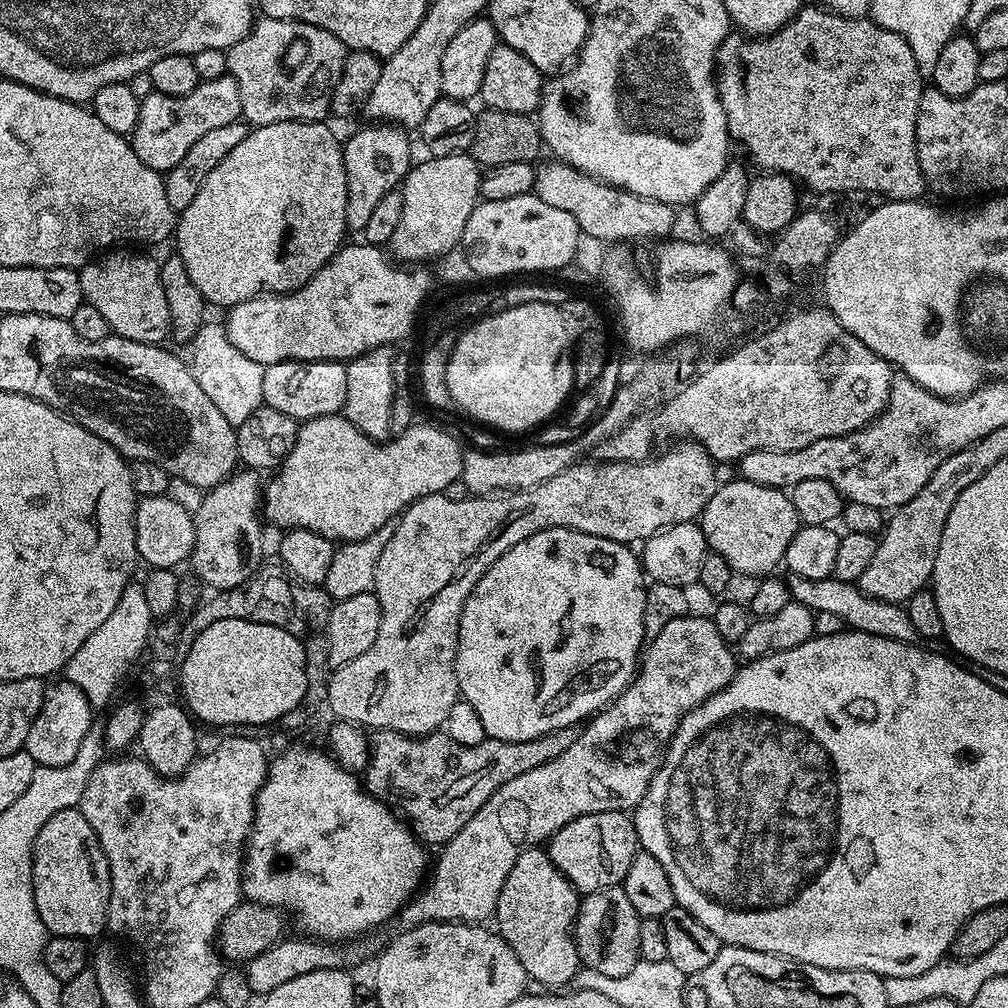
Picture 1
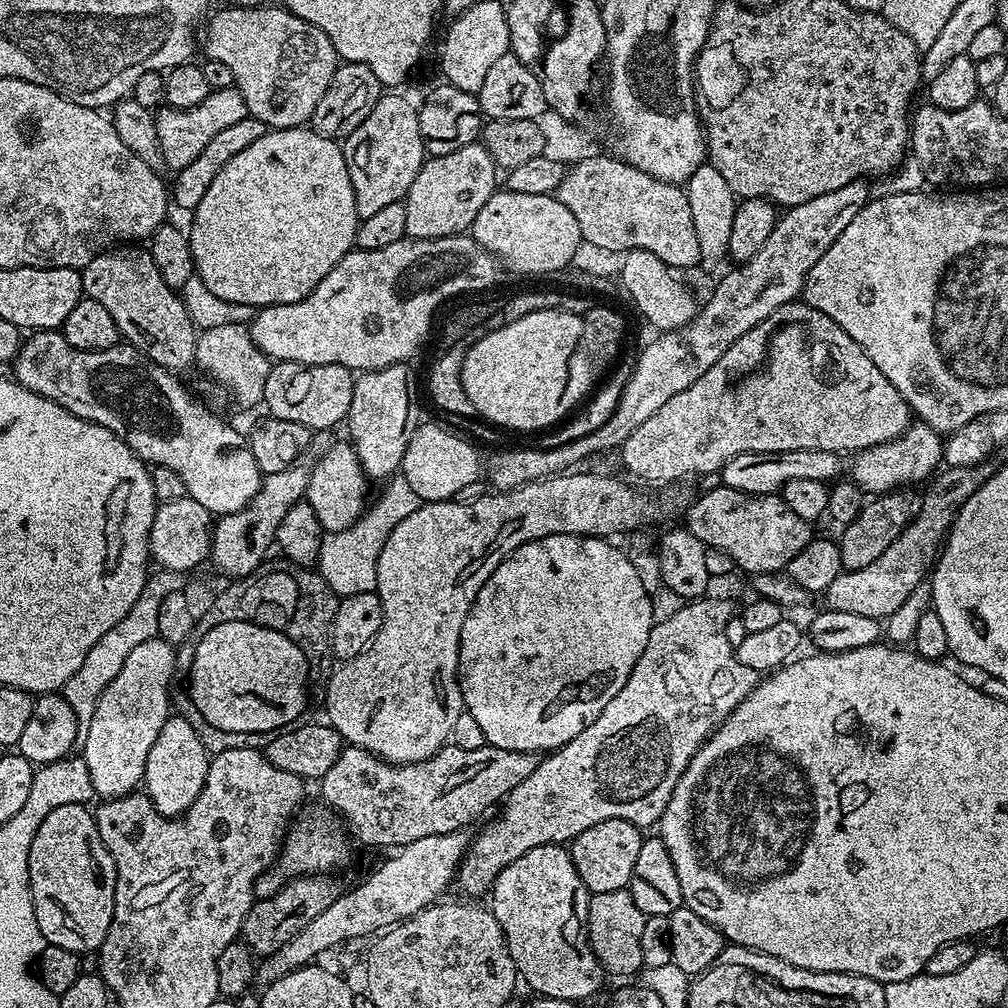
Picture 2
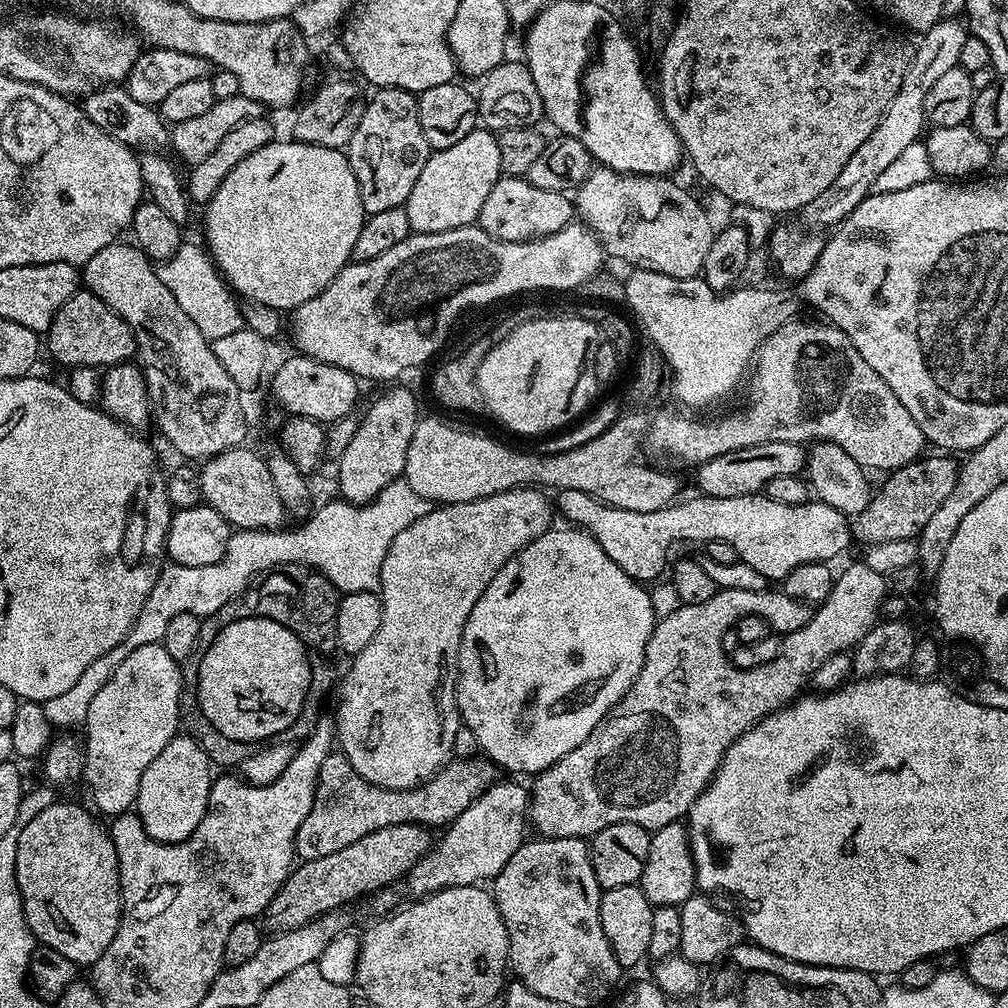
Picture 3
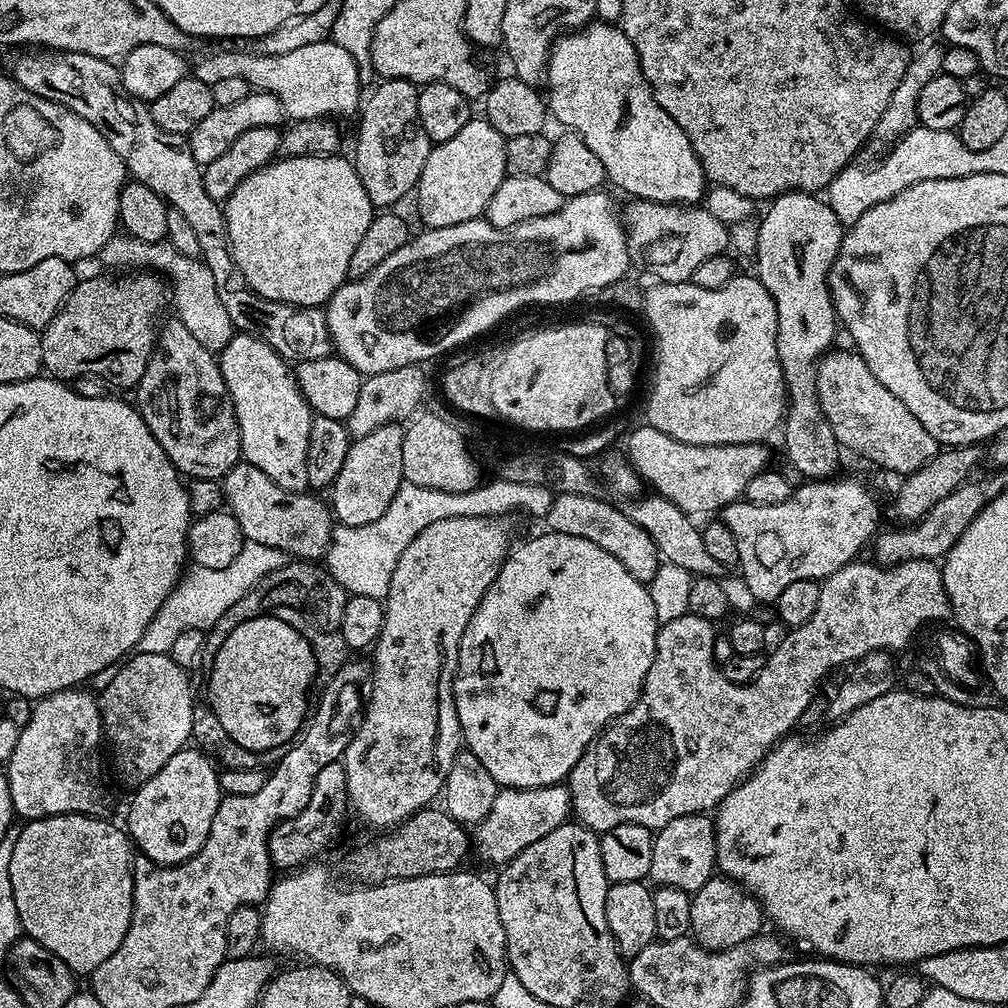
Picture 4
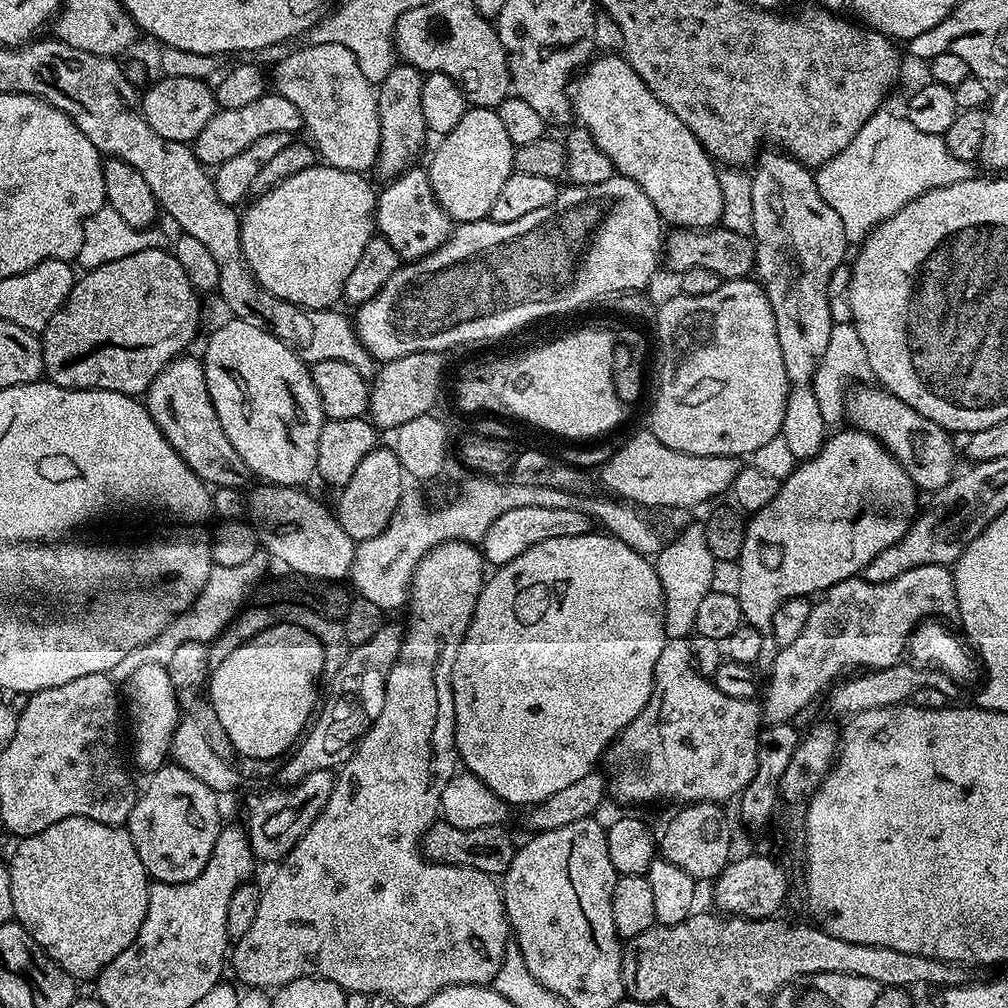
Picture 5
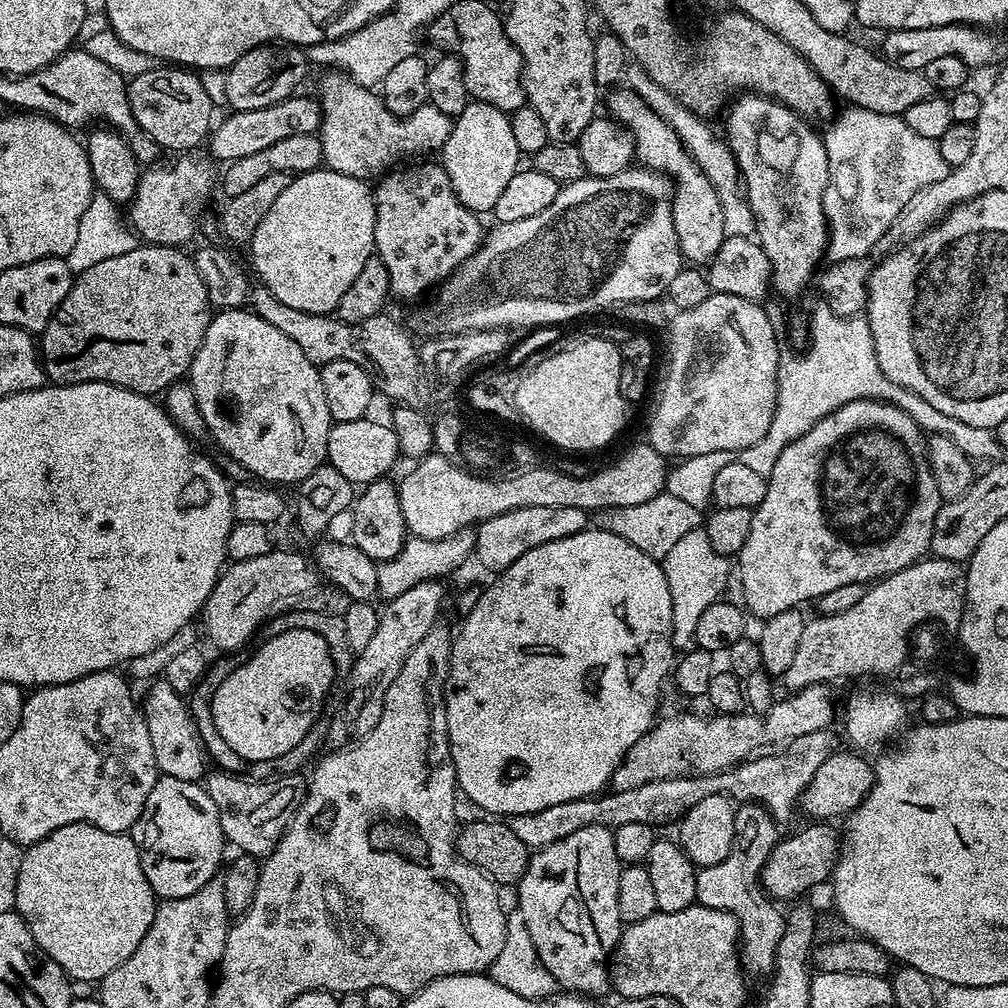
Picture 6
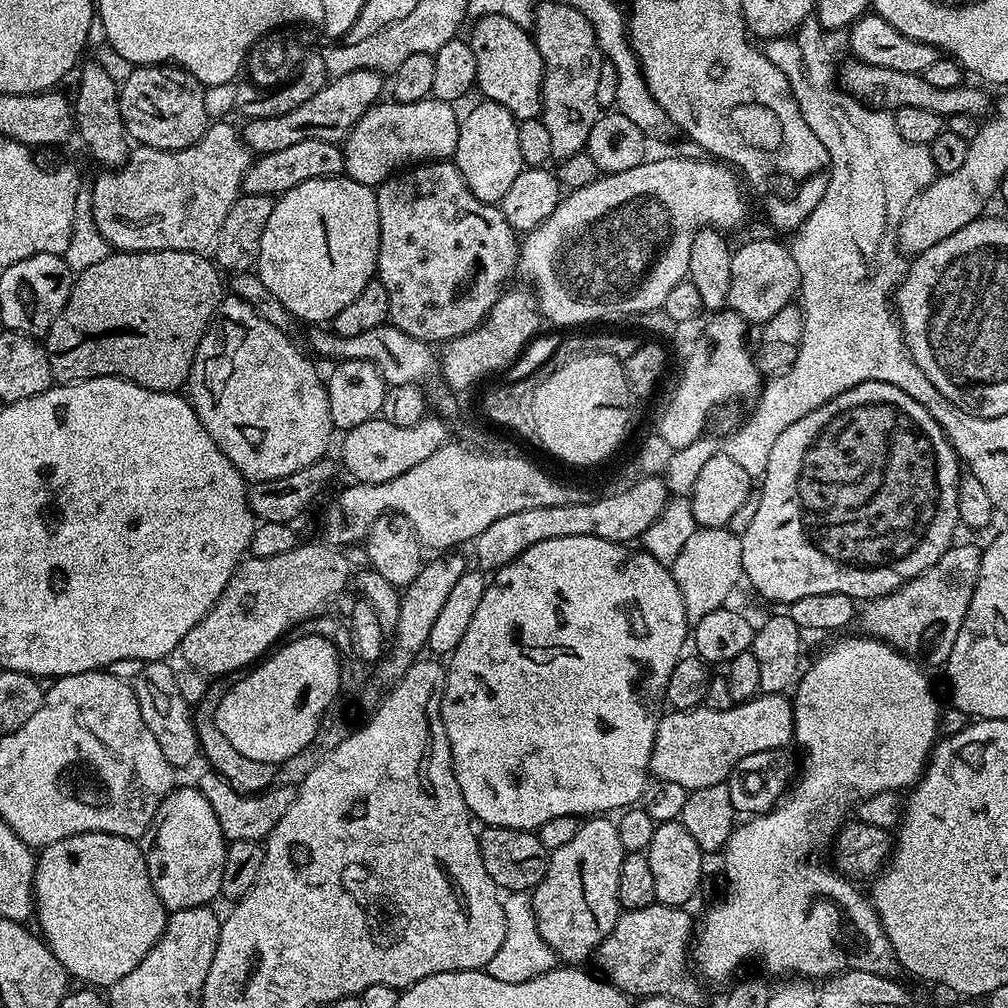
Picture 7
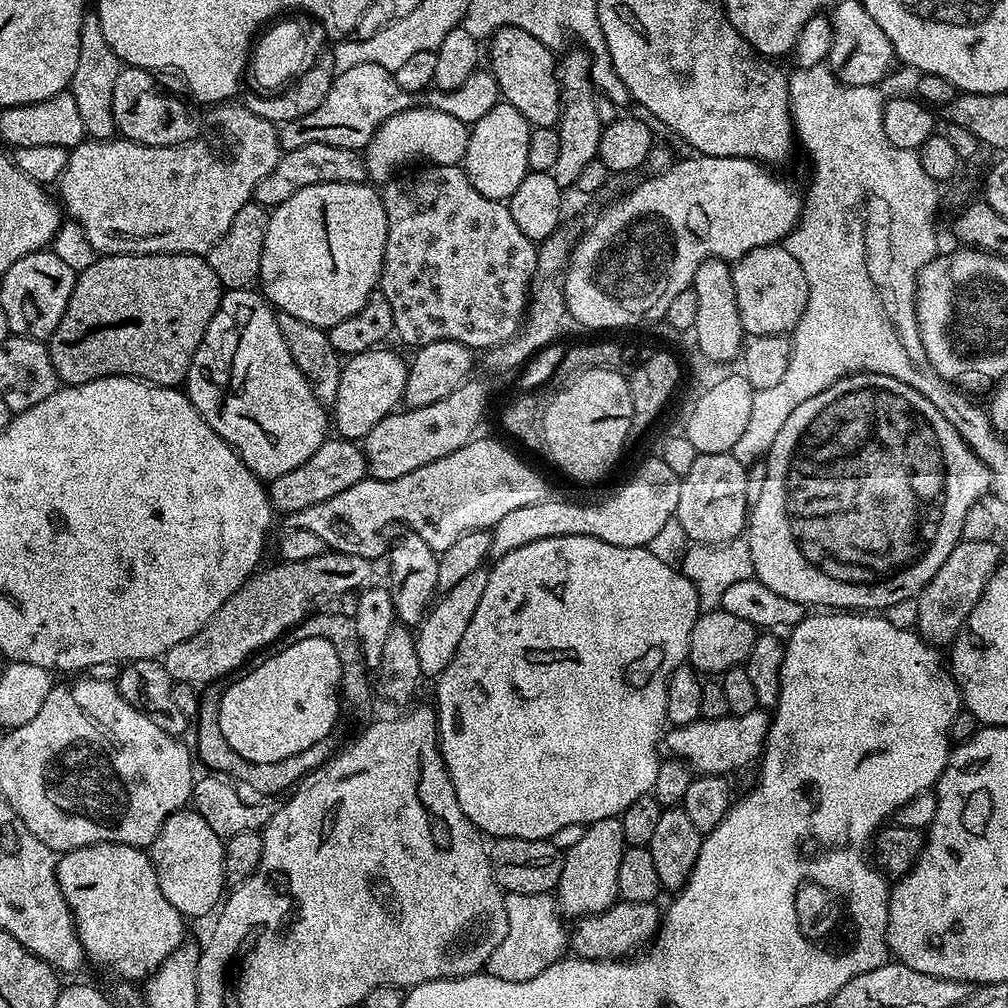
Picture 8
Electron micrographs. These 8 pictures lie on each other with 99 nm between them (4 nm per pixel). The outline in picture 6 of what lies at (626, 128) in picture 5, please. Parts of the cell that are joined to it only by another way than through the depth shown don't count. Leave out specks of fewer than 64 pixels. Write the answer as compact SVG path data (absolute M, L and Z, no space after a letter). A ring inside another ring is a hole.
M627 86L617 87L609 91L608 108L611 119L624 125L636 143L635 159L645 169L661 173L669 177L674 185L672 194L672 213L674 214L674 232L678 234L680 255L689 265L704 266L718 254L724 241L722 224L722 207L718 202L718 194L714 186L710 186L710 178L701 172L698 162L682 146L678 134L642 98Z

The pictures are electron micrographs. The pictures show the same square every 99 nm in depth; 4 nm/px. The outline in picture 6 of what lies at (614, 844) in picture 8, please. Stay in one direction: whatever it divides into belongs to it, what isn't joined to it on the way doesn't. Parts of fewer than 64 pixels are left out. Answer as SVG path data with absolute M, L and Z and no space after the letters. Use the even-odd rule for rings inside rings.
M602 825L584 826L552 845L533 851L528 857L526 874L522 874L514 888L515 907L522 914L522 922L526 922L526 930L530 930L542 966L554 974L561 989L585 998L597 998L610 992L610 957L622 931L618 914L618 878L622 865L618 850L614 850L612 833L613 829Z

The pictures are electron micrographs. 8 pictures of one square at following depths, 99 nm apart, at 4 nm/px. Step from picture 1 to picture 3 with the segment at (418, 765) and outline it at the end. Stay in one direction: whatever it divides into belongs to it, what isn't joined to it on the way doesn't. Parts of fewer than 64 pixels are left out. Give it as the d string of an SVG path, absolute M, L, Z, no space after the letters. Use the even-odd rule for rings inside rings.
M333 754L326 758L326 762L322 762L310 814L306 814L306 822L298 826L295 855L301 861L317 860L326 854L334 854L334 850L342 850L342 846L350 846L358 842L358 838L366 838L366 834L374 834L374 830L386 826L447 826L490 785L497 783L496 775L496 765L487 758L452 758L435 776L414 788L379 788L377 784L363 780L343 754Z

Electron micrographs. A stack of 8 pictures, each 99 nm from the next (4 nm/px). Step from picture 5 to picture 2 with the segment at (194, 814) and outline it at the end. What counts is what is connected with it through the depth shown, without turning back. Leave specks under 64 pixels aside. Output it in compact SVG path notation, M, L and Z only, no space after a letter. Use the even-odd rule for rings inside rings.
M169 715L146 757L143 791L163 816L183 816L185 810L194 802L194 798L198 798L198 794L202 792L209 759L210 753L202 746L194 726L190 726L190 722L186 722L182 715Z

